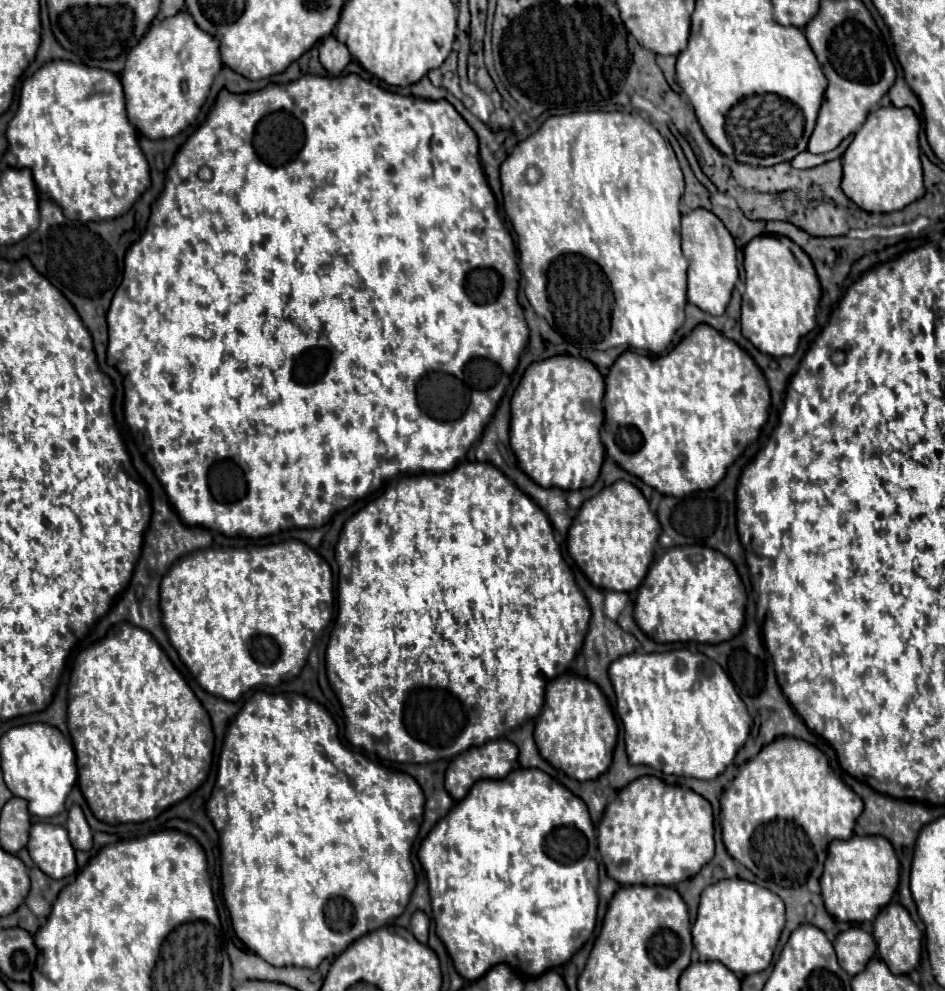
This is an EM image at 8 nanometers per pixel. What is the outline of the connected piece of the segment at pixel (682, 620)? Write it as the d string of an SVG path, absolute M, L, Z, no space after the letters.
M670 548L648 570L644 582L636 594L636 608L634 618L638 626L654 640L654 642L706 642L718 644L730 640L740 632L744 622L744 586L734 564L714 548Z

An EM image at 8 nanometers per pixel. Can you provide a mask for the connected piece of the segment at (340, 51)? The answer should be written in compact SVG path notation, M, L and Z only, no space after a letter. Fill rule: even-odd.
M326 36L320 42L320 62L322 66L332 74L332 76L340 76L342 70L348 66L350 62L350 52L346 48L346 44L342 44L336 36Z

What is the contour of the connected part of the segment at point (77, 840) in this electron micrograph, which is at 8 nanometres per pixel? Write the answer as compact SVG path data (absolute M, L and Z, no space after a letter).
M74 804L68 812L68 822L66 830L70 834L70 842L74 844L76 850L90 850L92 848L92 830L82 814L82 808Z

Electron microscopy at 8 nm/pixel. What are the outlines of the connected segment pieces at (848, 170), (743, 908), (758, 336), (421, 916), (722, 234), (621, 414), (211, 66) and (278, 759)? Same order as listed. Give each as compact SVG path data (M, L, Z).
M880 106L870 112L842 156L842 190L866 212L894 212L924 195L920 122L912 108Z
M742 878L710 884L700 898L698 918L692 926L694 948L702 962L718 960L734 974L754 974L770 966L784 928L784 902L764 886Z
M756 236L744 248L746 292L742 294L742 334L764 354L790 356L798 340L816 326L820 284L812 260L786 236Z
M420 910L414 912L412 918L410 918L410 930L412 930L412 934L414 934L422 944L428 942L428 924L430 924L428 916L426 916L424 912L420 912Z
M696 208L682 216L682 252L688 260L688 302L700 310L720 316L730 302L732 288L738 280L736 246L728 228L706 208Z
M708 324L696 326L676 348L672 348L664 356L650 356L650 354L638 354L638 352L624 352L610 368L610 374L606 376L606 394L604 394L604 426L602 426L602 442L606 444L606 452L616 460L618 466L622 466L626 472L638 476L648 486L656 488L660 494L668 496L686 496L696 490L708 490L714 488L726 474L726 468L744 452L744 448L758 438L760 428L764 426L768 418L768 406L770 406L770 390L766 384L766 378L762 370L756 366L756 362L750 358L750 354L740 348L734 340L722 336L718 330L714 330Z
M186 10L162 22L154 22L150 32L132 48L120 72L130 122L142 136L152 140L176 136L196 120L220 68L218 40L206 36Z
M260 690L244 704L244 708L228 726L224 746L220 752L216 786L206 804L206 812L220 834L222 892L224 892L226 906L230 910L234 932L252 952L262 956L268 964L318 968L318 964L324 958L338 956L356 938L400 916L416 886L416 874L410 862L410 850L412 850L414 838L418 836L418 828L424 812L424 794L420 786L412 778L400 772L392 772L390 768L384 768L380 764L366 762L362 766L360 762L354 762L354 756L338 740L338 728L330 712L316 700L310 700L302 694L268 694Z

